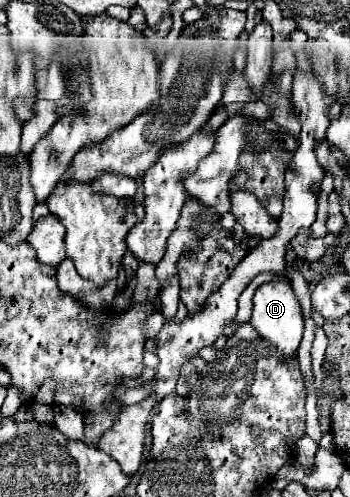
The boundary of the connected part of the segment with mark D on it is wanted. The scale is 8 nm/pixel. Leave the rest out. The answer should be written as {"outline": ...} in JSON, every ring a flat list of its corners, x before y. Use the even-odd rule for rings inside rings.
{"outline":[[273,279,269,283,263,283,257,287,255,297,253,297,253,315,249,321,255,331,273,343,273,347,283,355,283,357,295,357,301,335,303,335,303,315,301,315,301,305,297,297,293,295,293,289,289,285,289,279]]}

